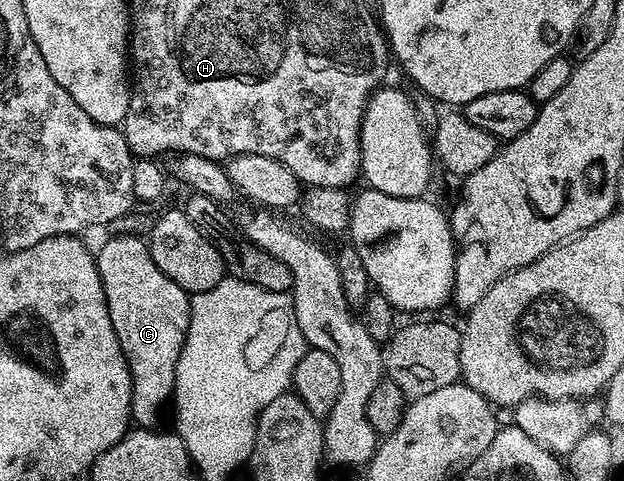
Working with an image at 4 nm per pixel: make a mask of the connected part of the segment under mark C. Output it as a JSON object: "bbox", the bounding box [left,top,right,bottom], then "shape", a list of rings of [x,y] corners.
{"bbox":[95,236,190,429],"shape":[[[113,236],[101,249],[96,249],[95,259],[99,278],[103,282],[103,290],[107,298],[107,310],[111,314],[111,326],[115,326],[115,334],[119,338],[119,346],[125,355],[125,361],[131,374],[133,393],[131,394],[131,420],[137,428],[156,429],[161,420],[161,411],[173,399],[175,386],[175,366],[179,362],[179,354],[183,350],[185,335],[189,329],[190,293],[183,291],[178,284],[171,282],[159,266],[155,266],[155,258],[151,258],[149,245],[137,236]]]}

